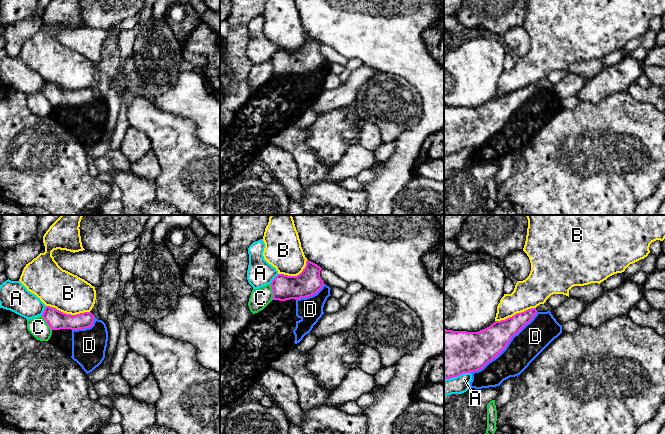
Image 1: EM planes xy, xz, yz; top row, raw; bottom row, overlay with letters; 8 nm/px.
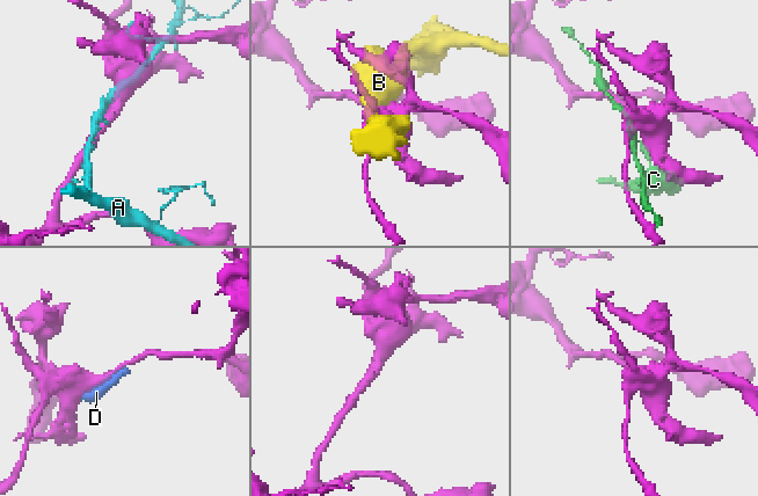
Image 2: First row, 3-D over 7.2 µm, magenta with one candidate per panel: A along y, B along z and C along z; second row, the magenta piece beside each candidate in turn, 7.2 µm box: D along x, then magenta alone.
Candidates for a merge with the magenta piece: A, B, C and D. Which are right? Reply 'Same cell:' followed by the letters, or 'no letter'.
Same cell: no letter

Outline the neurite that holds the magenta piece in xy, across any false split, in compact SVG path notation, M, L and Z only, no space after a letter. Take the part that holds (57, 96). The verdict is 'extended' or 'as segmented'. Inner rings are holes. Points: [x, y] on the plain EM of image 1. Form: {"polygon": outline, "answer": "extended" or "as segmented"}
{"polygon": "M50 82L45 83L42 93L52 106L85 105L91 103L94 98L94 91L91 88L71 91Z", "answer": "as segmented"}

